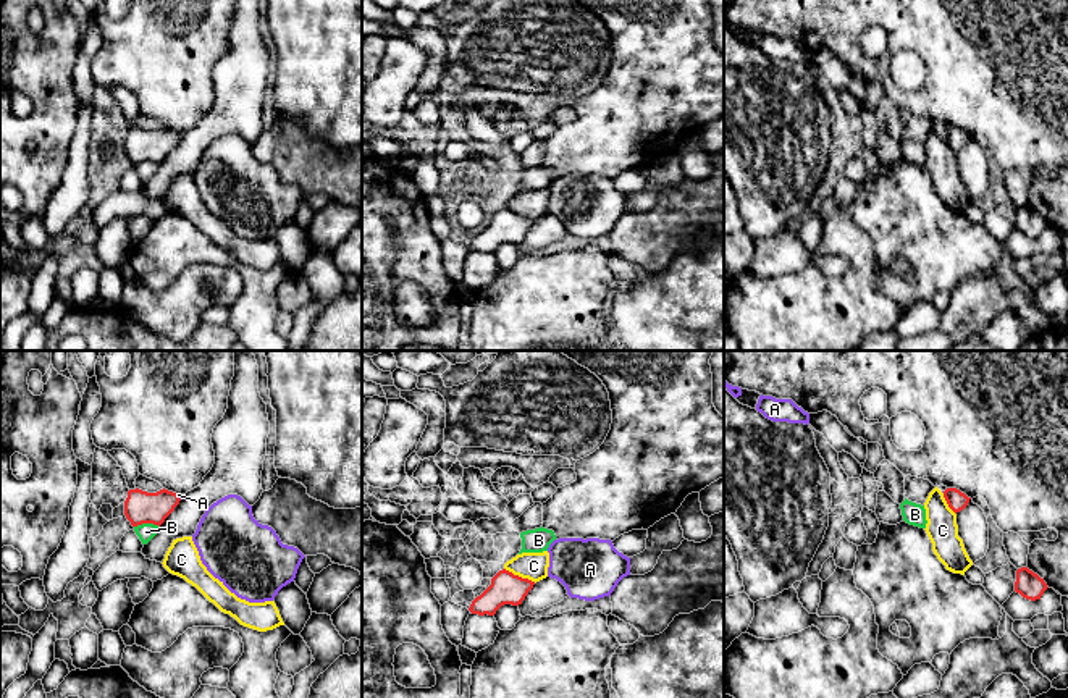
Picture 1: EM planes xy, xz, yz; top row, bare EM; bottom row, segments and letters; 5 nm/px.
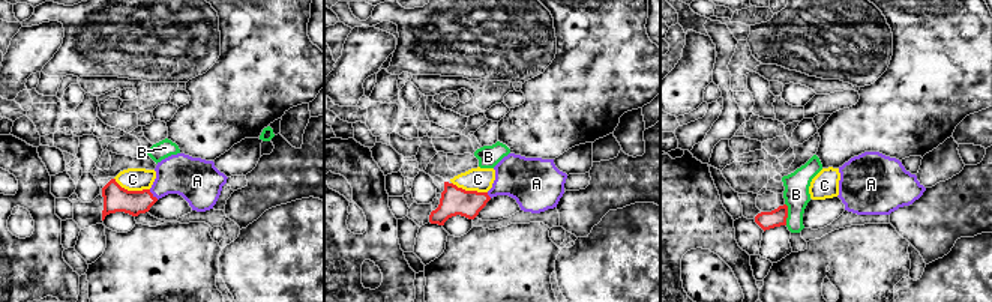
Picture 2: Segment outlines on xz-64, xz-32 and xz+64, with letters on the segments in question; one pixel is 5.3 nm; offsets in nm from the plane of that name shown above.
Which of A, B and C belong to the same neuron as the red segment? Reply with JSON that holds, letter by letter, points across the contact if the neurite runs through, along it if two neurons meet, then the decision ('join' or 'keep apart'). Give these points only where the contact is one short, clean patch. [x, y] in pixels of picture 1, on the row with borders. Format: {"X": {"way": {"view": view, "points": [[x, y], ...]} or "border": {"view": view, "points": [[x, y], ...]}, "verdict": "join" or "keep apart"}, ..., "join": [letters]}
{"A": {"way": {"view": "xy", "points": [[141, 508], [155, 508], [178, 498], [178, 495]]}, "verdict": "join"}, "B": {"verdict": "keep apart"}, "C": {"verdict": "keep apart"}, "join": ["A"]}

